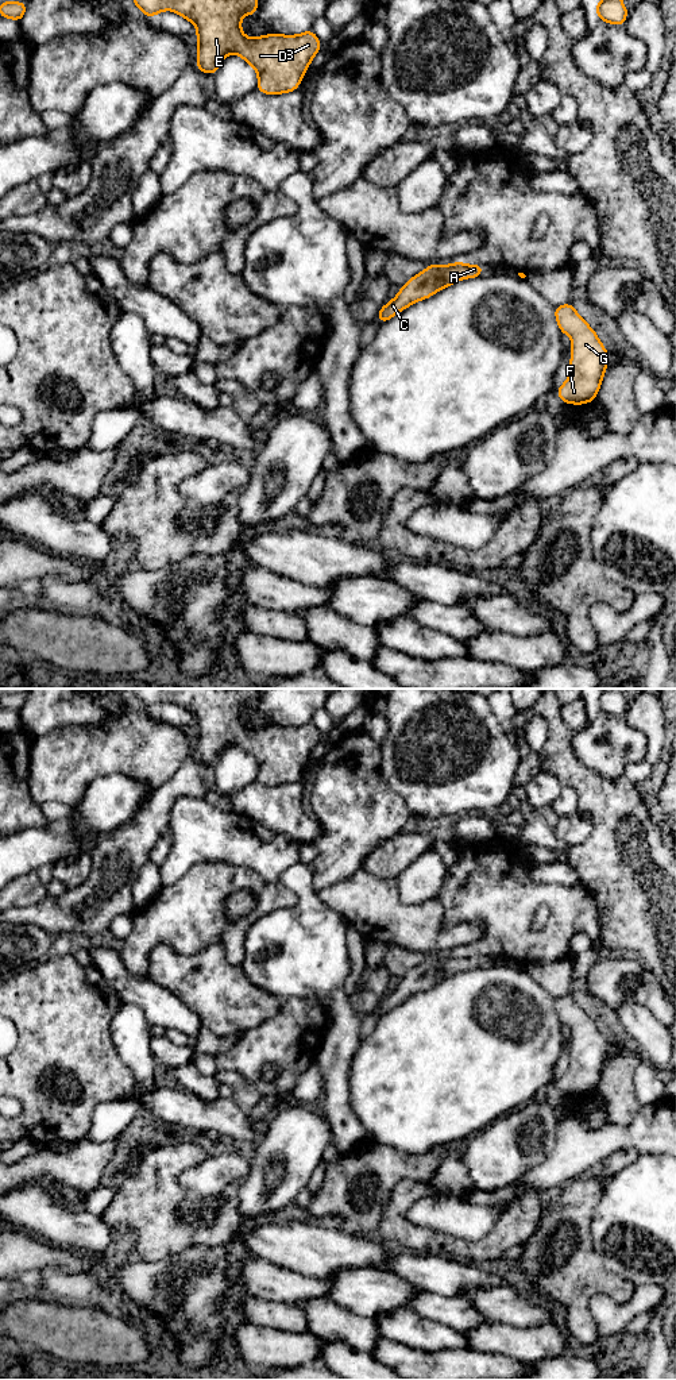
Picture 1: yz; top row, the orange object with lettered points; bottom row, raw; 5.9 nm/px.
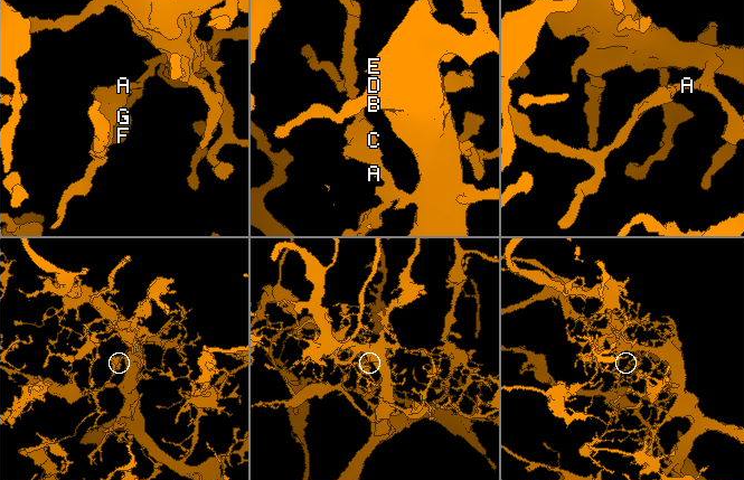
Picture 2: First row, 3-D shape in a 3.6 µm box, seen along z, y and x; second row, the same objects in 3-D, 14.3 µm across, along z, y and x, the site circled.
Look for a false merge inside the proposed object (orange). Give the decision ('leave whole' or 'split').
leave whole

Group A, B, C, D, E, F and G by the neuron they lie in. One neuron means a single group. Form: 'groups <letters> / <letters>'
groups A B C D E F G

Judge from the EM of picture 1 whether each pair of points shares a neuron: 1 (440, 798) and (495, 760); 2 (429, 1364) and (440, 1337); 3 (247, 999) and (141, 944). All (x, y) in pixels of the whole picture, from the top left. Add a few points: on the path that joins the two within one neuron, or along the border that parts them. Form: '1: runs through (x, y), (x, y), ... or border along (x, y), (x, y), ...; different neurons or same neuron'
1: runs through (454, 785), (475, 774), (482, 767); same neuron
2: border along (404, 1344), (429, 1352), (466, 1349); different neurons
3: border along (184, 956), (157, 945), (150, 953), (150, 976); different neurons

